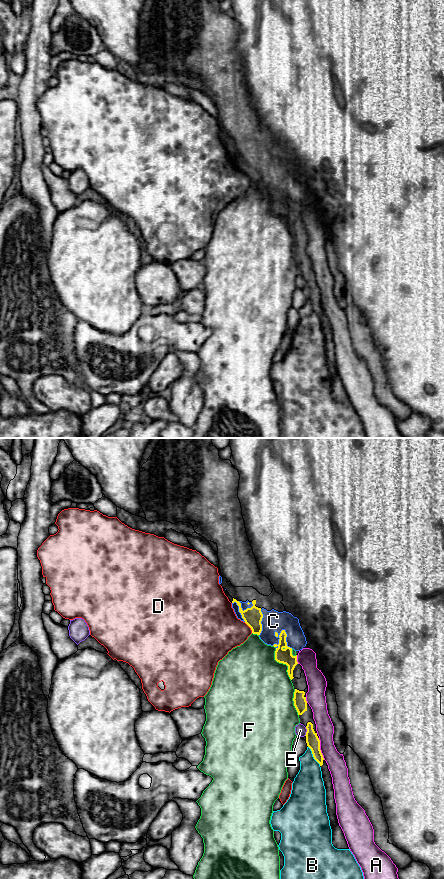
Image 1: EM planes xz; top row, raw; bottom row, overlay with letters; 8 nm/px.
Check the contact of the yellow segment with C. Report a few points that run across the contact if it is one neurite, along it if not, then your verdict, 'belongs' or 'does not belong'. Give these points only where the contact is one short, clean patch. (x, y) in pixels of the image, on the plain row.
belongs

